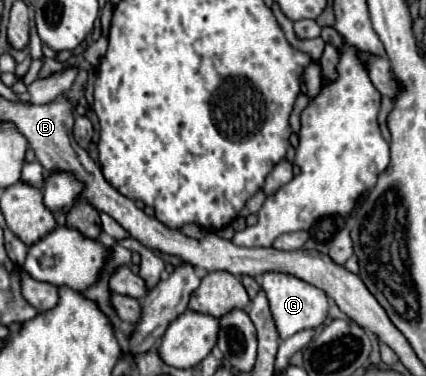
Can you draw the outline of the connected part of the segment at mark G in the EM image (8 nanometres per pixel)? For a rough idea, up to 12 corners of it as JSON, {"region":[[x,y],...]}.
{"region":[[265,273],[261,289],[281,339],[319,327],[327,295],[293,275]]}

